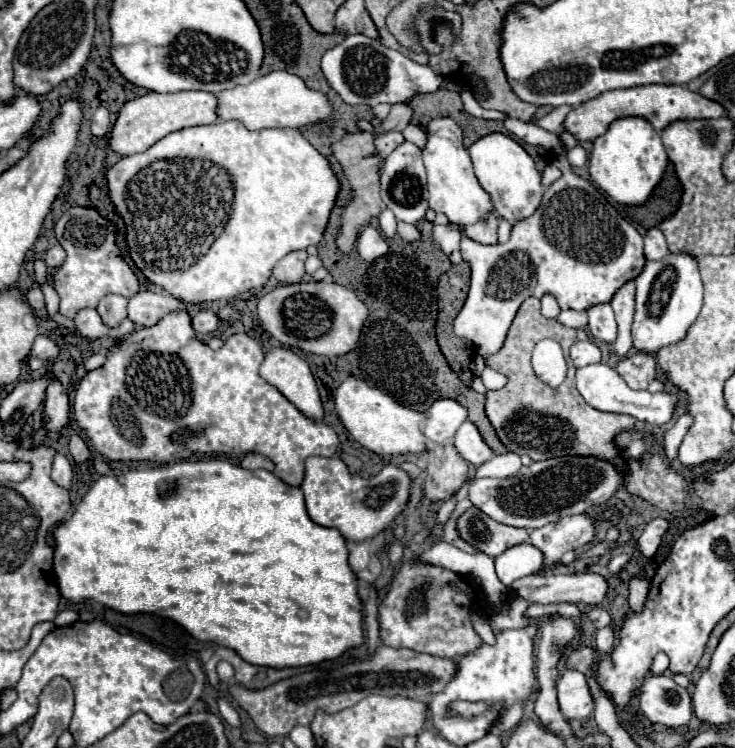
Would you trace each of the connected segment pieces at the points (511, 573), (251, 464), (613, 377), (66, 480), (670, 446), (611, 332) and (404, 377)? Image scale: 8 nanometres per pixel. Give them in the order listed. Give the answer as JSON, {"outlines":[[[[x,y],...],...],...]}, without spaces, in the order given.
{"outlines":[[[[520,543],[506,549],[502,555],[494,557],[494,565],[496,565],[496,575],[508,587],[512,585],[512,581],[540,571],[542,553],[530,543]]],[[[258,453],[244,455],[244,459],[240,461],[240,465],[244,469],[266,469],[266,471],[272,471],[274,469],[274,463],[270,459],[266,459],[264,455],[258,455]]],[[[596,363],[596,365],[586,365],[576,369],[576,387],[590,407],[598,411],[610,411],[610,413],[626,413],[636,417],[638,421],[646,421],[646,425],[650,427],[660,427],[668,423],[678,405],[678,395],[674,393],[666,393],[666,391],[650,393],[650,391],[630,389],[626,381],[606,363]]],[[[56,453],[54,455],[54,463],[52,463],[52,481],[64,489],[70,489],[72,487],[72,477],[74,477],[74,471],[72,471],[72,465],[70,461]]],[[[676,421],[676,423],[664,433],[664,455],[666,455],[668,463],[672,463],[672,461],[676,459],[676,451],[678,451],[678,447],[680,447],[680,443],[682,443],[686,431],[688,431],[686,427],[688,427],[688,425]]],[[[608,303],[592,305],[592,309],[586,309],[588,313],[588,331],[594,339],[614,343],[616,339],[616,319],[614,311]]],[[[340,179],[340,191],[324,231],[324,239],[318,245],[318,257],[322,259],[322,265],[332,275],[332,279],[346,289],[352,289],[368,305],[370,313],[356,349],[338,357],[338,371],[364,379],[368,385],[386,391],[400,405],[414,411],[426,411],[438,399],[460,401],[460,405],[468,409],[468,419],[478,427],[486,445],[496,455],[506,453],[506,447],[496,437],[494,427],[484,413],[486,397],[462,385],[458,375],[448,367],[436,343],[436,283],[438,277],[452,267],[452,263],[448,263],[448,255],[432,241],[432,223],[422,221],[422,239],[418,243],[406,243],[400,237],[394,237],[390,239],[390,251],[382,259],[372,263],[364,259],[358,261],[358,253],[344,255],[334,245],[340,231],[340,203],[346,203],[348,199],[352,199],[350,185],[346,179]]]]}

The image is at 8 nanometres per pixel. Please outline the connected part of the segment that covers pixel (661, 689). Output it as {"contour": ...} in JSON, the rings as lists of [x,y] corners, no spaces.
{"contour":[[[650,675],[642,685],[638,701],[642,713],[658,725],[676,729],[686,725],[692,717],[690,693],[678,687],[674,679],[666,675]]]}

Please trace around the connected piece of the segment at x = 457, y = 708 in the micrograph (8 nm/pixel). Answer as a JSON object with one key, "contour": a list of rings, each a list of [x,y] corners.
{"contour":[[[456,701],[452,703],[452,713],[458,713],[458,715],[464,715],[464,717],[474,717],[474,715],[480,715],[482,711],[486,711],[490,705],[486,703],[468,703],[468,701]]]}

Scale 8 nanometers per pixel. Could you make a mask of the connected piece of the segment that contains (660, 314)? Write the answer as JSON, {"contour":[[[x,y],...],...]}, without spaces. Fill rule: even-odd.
{"contour":[[[668,253],[660,261],[646,261],[642,273],[636,277],[636,315],[632,325],[632,341],[634,347],[642,353],[656,353],[660,347],[678,343],[686,337],[688,327],[696,321],[702,309],[702,279],[698,271],[698,261],[690,253]]]}

